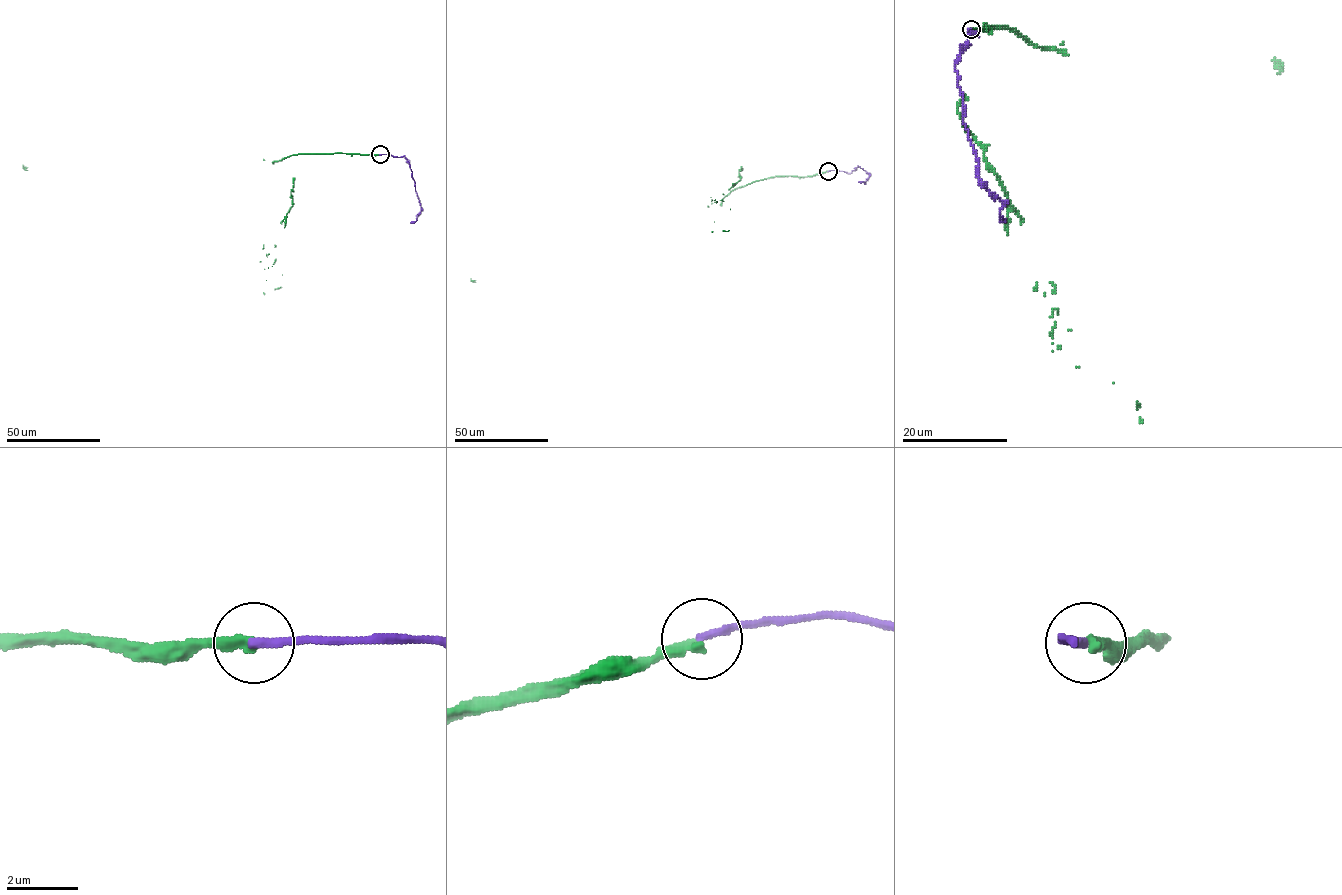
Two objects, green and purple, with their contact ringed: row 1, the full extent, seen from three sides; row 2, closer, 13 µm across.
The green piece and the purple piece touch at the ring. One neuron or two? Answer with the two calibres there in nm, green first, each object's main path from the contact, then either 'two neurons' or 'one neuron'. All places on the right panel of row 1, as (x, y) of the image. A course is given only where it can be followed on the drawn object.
320 nm thick on the green side, 220 nm on the other; green runs (971, 29), (984, 25), (1013, 29), (1036, 46), (1064, 50), (1061, 44), (1277, 74), (1275, 58); purple runs (971, 29), (971, 36), (978, 36), (970, 33), (954, 66), (980, 183), (1004, 204), (1001, 221); two neurons

